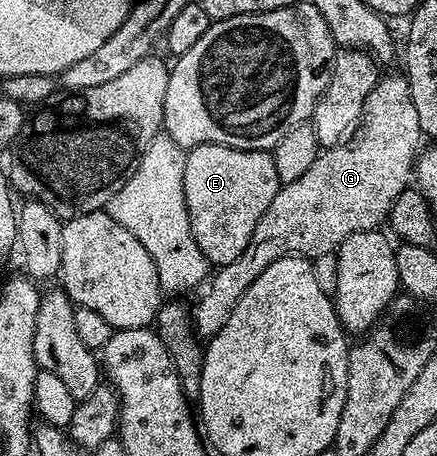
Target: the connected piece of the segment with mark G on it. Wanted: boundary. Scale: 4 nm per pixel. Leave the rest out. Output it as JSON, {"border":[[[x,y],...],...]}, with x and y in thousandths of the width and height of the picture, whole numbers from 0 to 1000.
{"border":[[[924,164],[874,167],[849,208],[840,208],[840,226],[831,226],[831,252],[805,300],[764,327],[737,327],[686,393],[650,399],[629,436],[620,436],[620,454],[602,463],[602,480],[593,480],[574,533],[565,533],[540,568],[503,583],[476,610],[469,645],[437,678],[451,739],[492,737],[510,708],[519,708],[556,638],[565,638],[620,577],[673,559],[709,568],[728,568],[741,555],[762,559],[794,515],[863,502],[870,485],[874,491],[888,478],[904,436],[938,412],[963,309],[959,250],[950,246],[950,226],[941,226],[934,173]]]}

